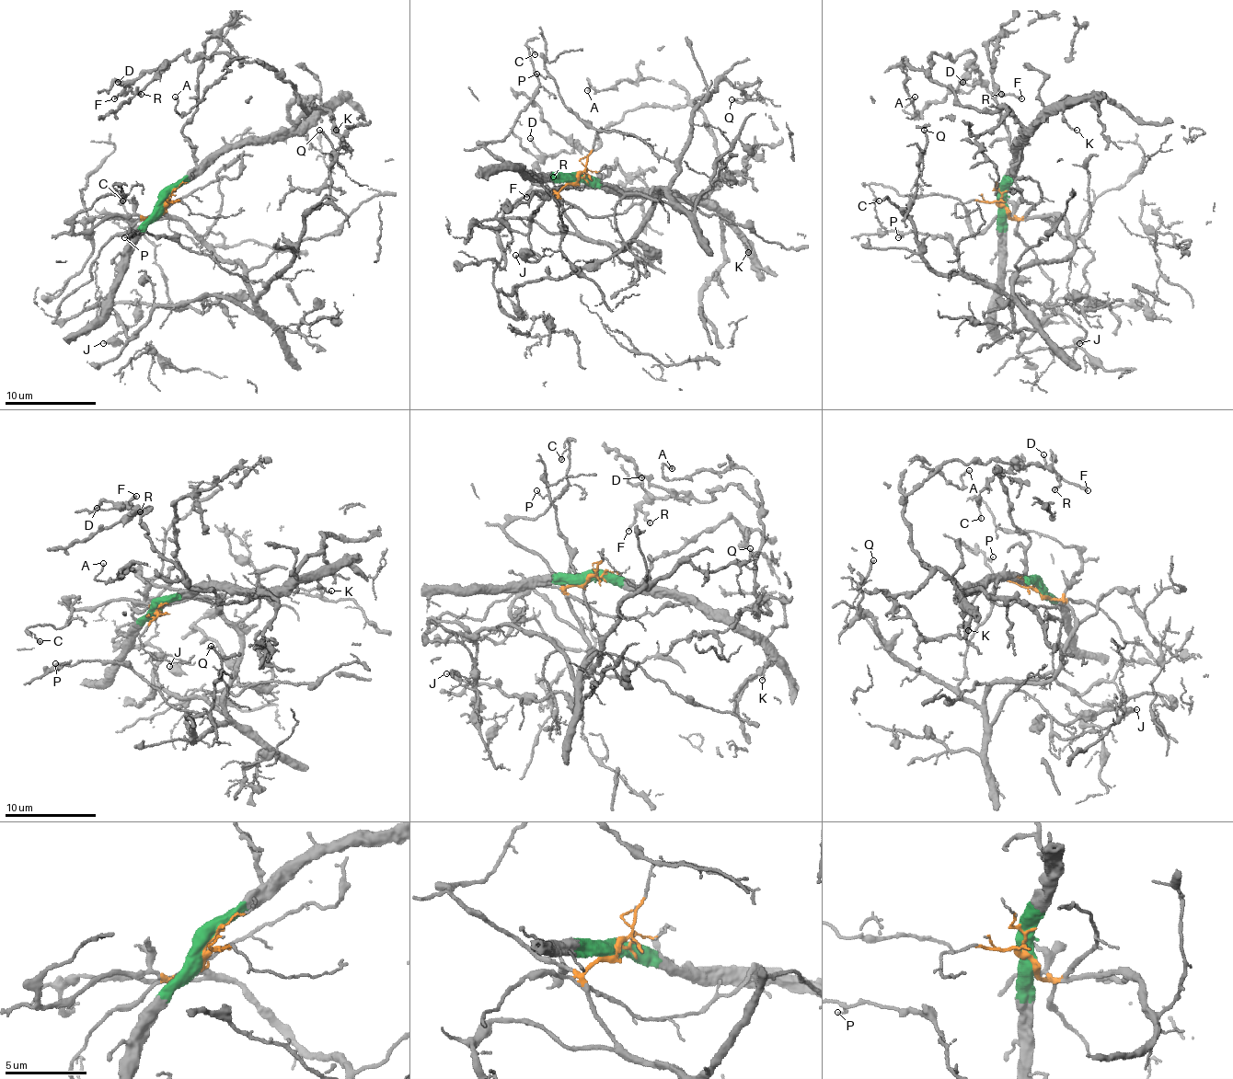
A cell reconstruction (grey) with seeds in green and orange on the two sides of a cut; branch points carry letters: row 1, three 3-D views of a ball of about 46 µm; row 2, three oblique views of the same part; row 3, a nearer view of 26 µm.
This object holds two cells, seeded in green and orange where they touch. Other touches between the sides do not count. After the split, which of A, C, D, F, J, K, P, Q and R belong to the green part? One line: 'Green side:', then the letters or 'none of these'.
Green side: A, D, F, K, R

